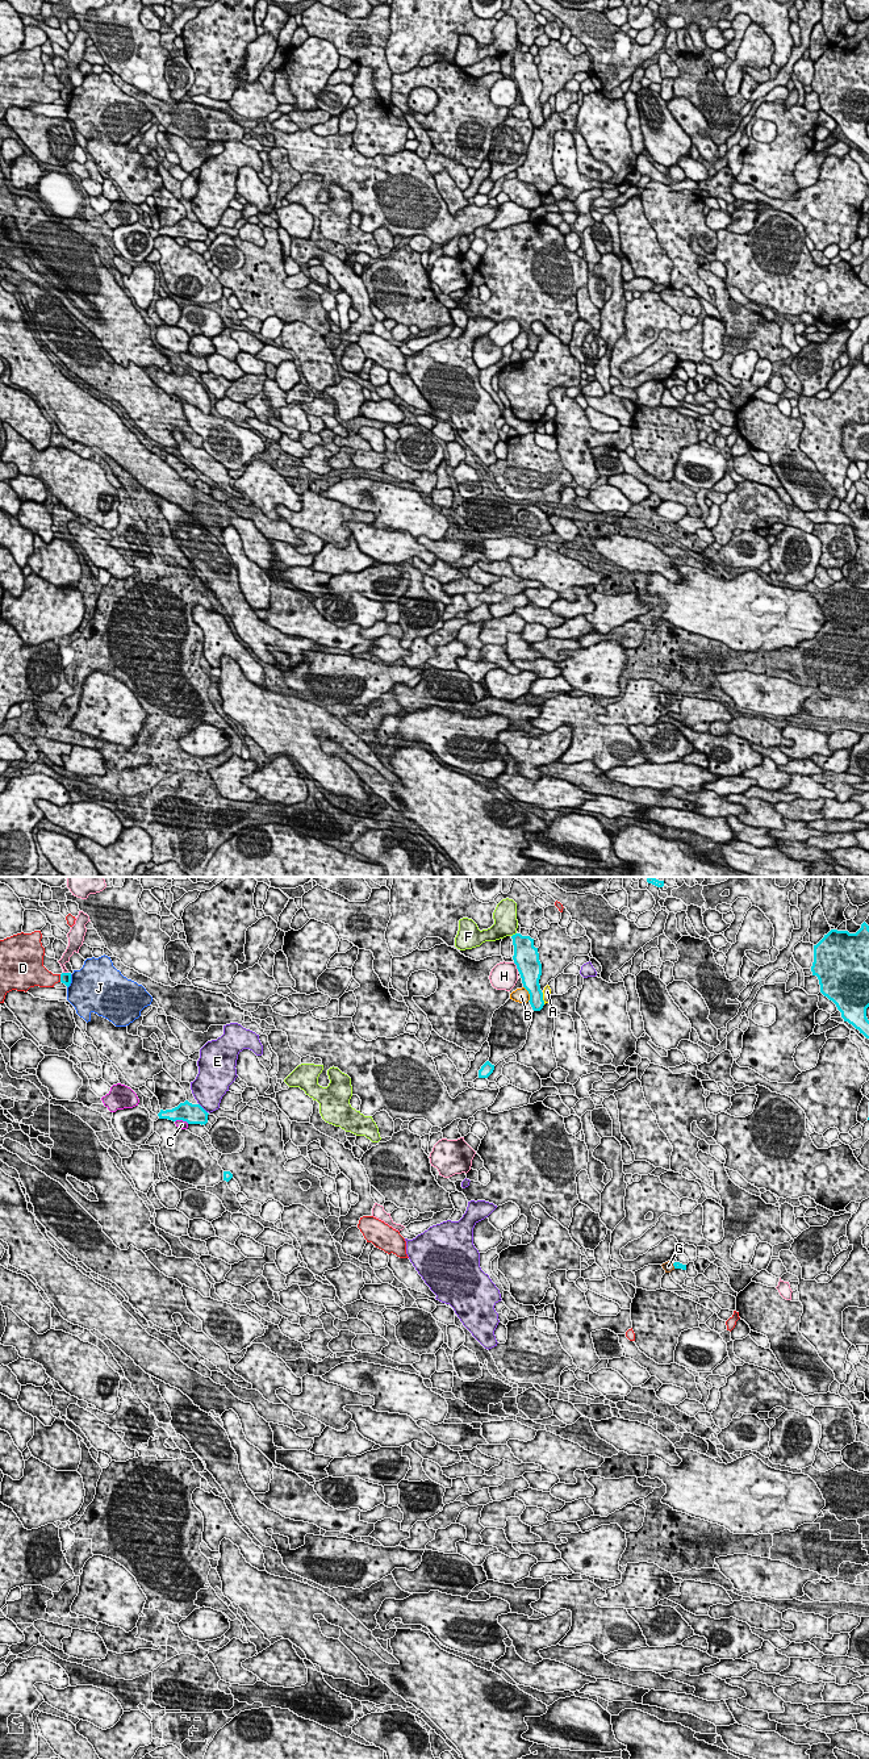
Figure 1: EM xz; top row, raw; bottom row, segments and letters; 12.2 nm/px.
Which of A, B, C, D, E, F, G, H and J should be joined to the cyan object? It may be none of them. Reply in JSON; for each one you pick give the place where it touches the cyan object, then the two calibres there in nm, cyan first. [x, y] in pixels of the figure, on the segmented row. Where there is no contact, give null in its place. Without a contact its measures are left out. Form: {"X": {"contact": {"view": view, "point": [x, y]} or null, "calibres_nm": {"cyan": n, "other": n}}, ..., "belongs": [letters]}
{"G": {"contact": {"view": "xz", "point": [673, 1265]}, "calibres_nm": {"cyan": 90, "other": 130}}, "belongs": ["G"]}

